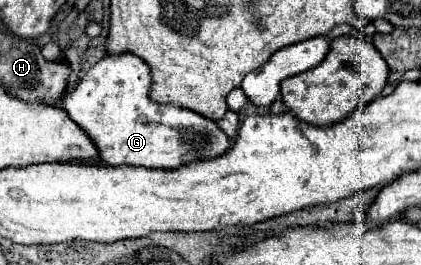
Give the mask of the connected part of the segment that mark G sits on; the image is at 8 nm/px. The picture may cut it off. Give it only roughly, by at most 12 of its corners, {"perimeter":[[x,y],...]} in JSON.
{"perimeter":[[106,55],[62,101],[106,165],[178,169],[232,141]]}

